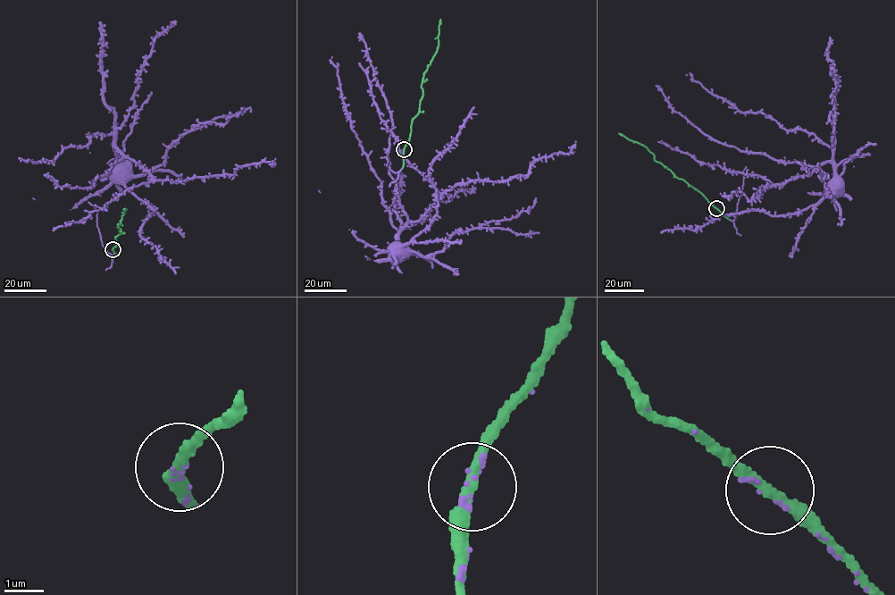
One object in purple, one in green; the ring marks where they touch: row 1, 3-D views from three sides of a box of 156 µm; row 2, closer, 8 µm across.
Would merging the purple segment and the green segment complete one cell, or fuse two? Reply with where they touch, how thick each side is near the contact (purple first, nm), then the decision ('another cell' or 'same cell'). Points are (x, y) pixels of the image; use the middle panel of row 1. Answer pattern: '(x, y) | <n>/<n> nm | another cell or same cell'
(404, 149) | 80/280 nm | same cell

